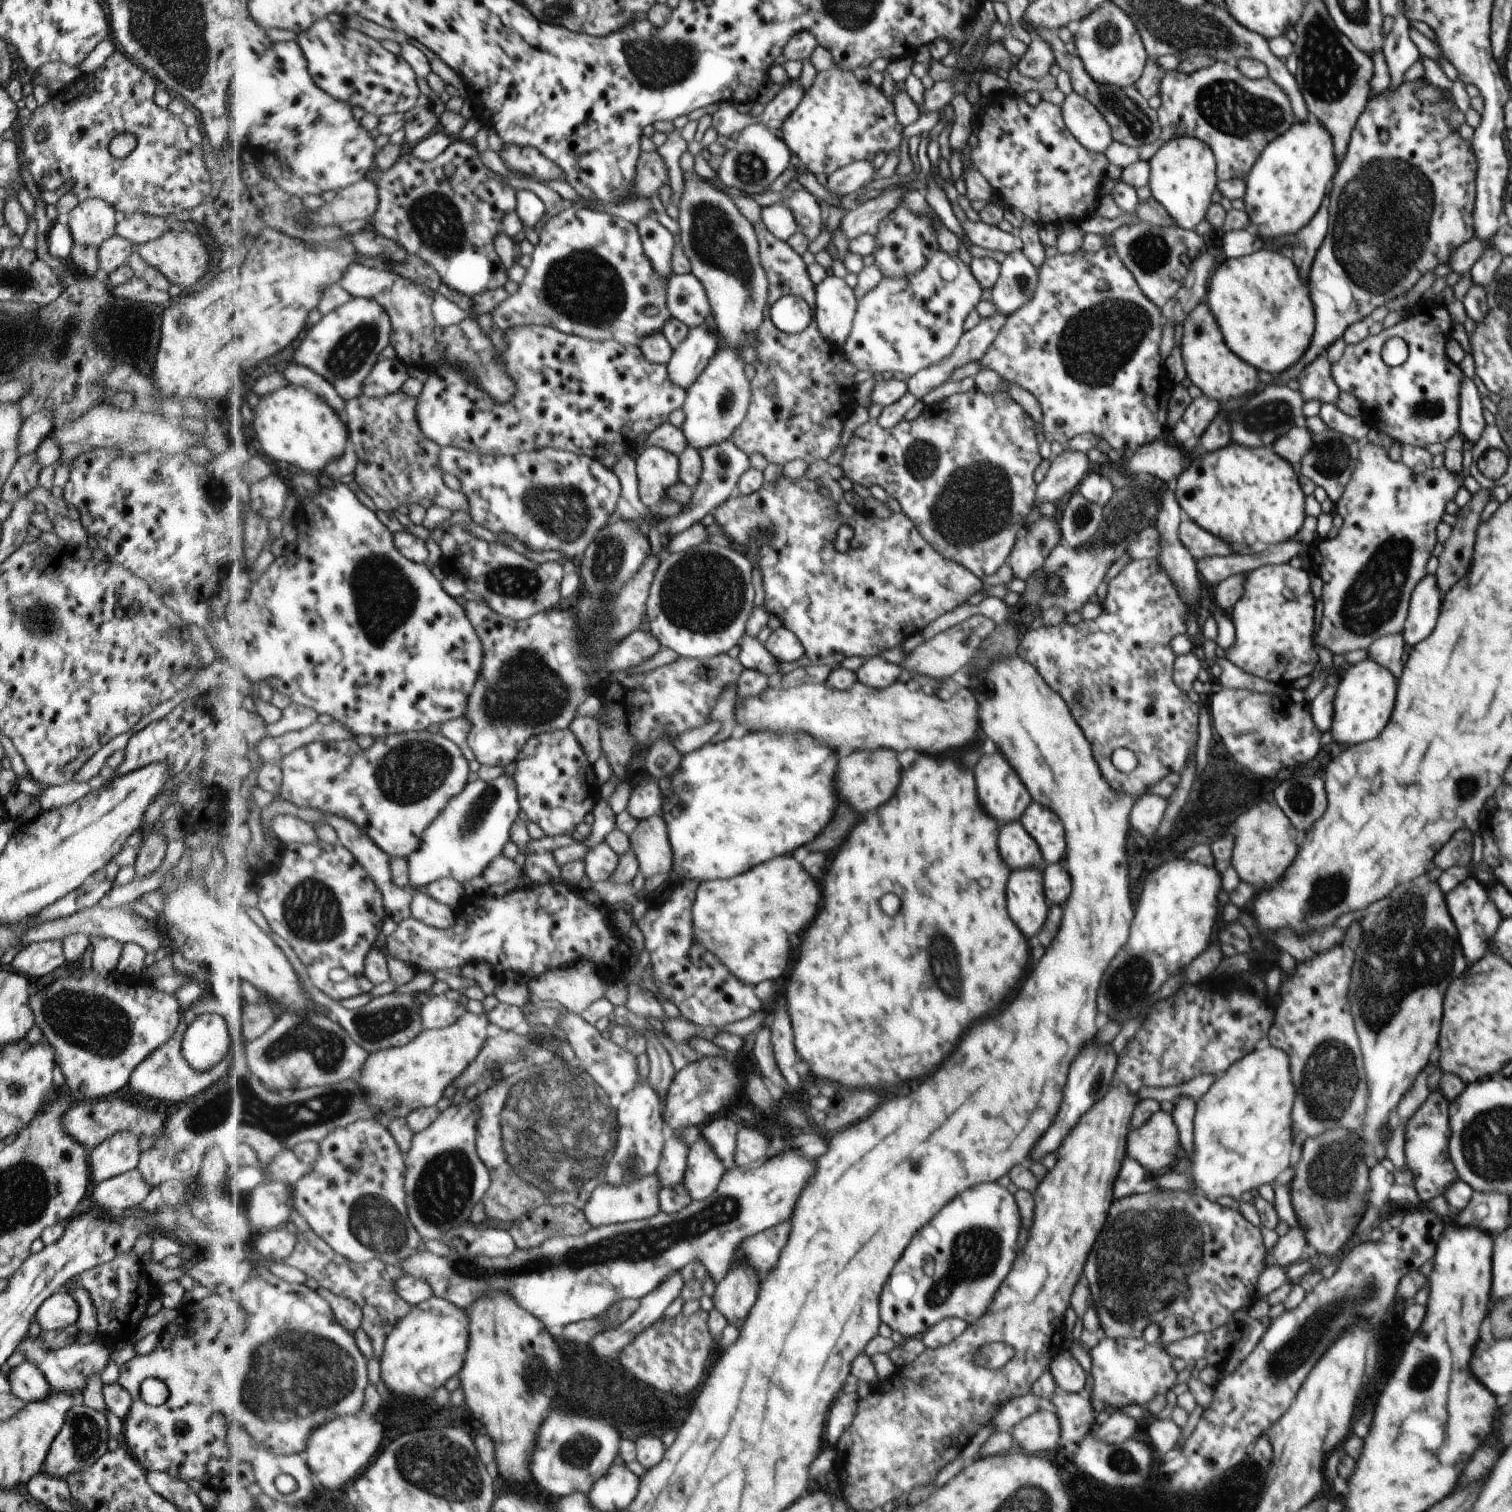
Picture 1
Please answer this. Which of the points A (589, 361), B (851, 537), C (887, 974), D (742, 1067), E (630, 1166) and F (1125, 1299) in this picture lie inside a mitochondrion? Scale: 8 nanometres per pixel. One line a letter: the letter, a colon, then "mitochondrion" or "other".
A: other
B: other
C: other
D: other
E: mitochondrion
F: mitochondrion

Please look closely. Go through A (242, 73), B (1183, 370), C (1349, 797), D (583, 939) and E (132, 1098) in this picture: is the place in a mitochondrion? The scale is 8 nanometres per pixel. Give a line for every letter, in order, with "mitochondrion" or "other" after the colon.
A: other
B: other
C: other
D: mitochondrion
E: other

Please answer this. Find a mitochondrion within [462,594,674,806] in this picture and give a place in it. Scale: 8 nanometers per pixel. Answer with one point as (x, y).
(523, 692)

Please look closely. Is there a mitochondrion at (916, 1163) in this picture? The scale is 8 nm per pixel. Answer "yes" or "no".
yes

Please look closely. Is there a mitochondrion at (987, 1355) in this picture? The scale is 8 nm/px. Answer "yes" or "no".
yes

